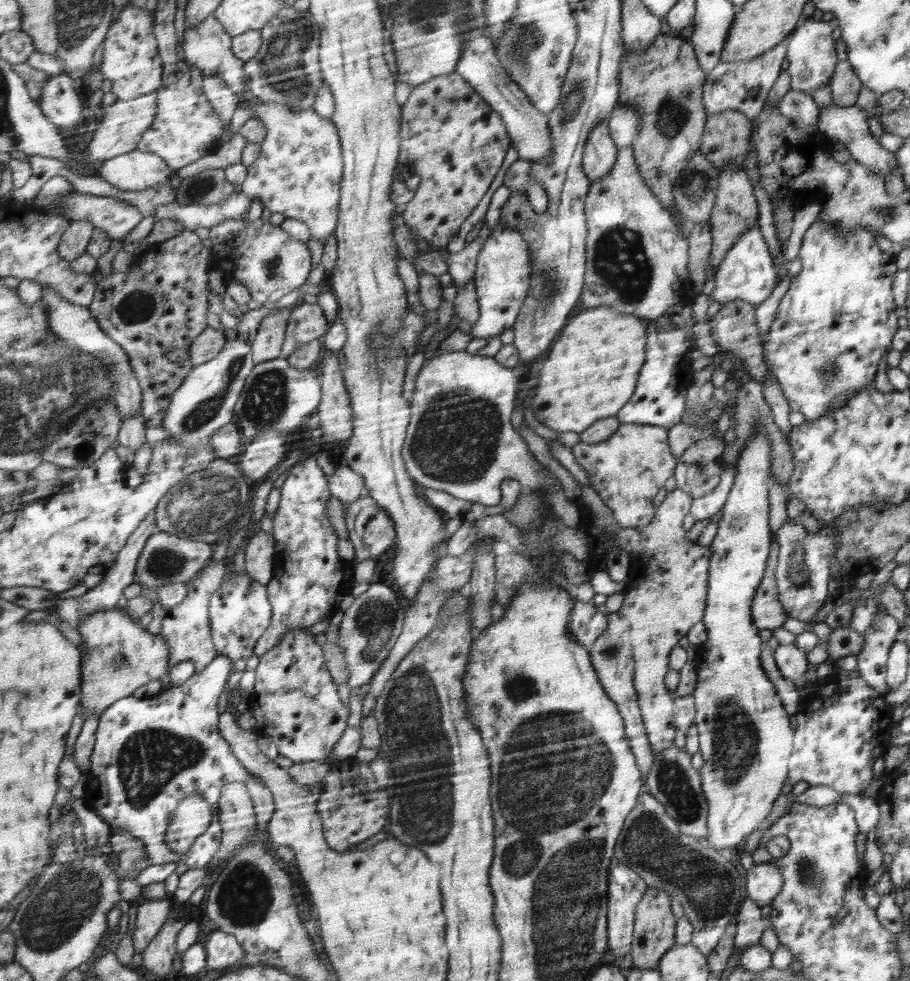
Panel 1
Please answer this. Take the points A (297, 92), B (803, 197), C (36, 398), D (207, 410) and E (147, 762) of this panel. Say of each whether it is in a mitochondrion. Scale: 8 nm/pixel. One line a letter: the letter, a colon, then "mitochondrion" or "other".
A: mitochondrion
B: other
C: mitochondrion
D: mitochondrion
E: mitochondrion

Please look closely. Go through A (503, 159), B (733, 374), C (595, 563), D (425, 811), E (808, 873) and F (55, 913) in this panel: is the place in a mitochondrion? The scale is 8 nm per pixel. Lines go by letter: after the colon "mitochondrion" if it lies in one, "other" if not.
A: other
B: other
C: other
D: mitochondrion
E: mitochondrion
F: mitochondrion

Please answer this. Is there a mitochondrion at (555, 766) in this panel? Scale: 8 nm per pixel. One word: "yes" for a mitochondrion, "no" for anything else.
yes

